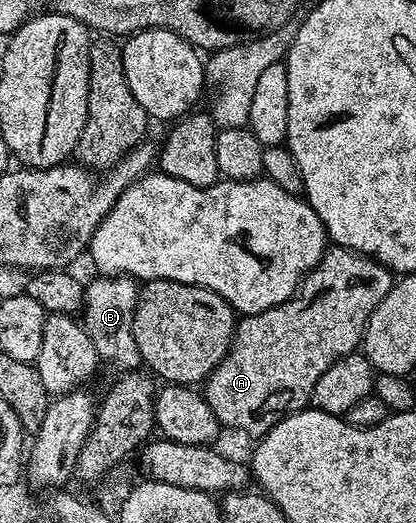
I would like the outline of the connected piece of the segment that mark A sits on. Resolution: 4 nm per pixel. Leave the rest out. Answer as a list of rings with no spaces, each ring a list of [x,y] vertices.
[[[331,247],[323,254],[318,265],[304,276],[299,288],[295,290],[295,293],[289,300],[272,309],[266,309],[264,313],[252,313],[244,316],[235,326],[235,338],[231,341],[230,351],[223,356],[223,362],[219,364],[218,368],[211,373],[211,376],[205,382],[207,402],[217,415],[220,426],[227,428],[228,425],[229,428],[240,429],[243,433],[262,435],[269,432],[279,421],[284,421],[291,413],[297,413],[301,409],[308,408],[311,392],[317,383],[317,379],[321,379],[321,375],[325,375],[325,371],[332,363],[341,357],[347,357],[350,353],[356,352],[360,348],[363,333],[367,330],[367,321],[381,303],[381,299],[385,299],[385,295],[389,295],[392,284],[393,274],[391,270],[384,267],[379,261],[374,261],[371,257],[364,257],[361,253],[354,253],[352,249]]]

